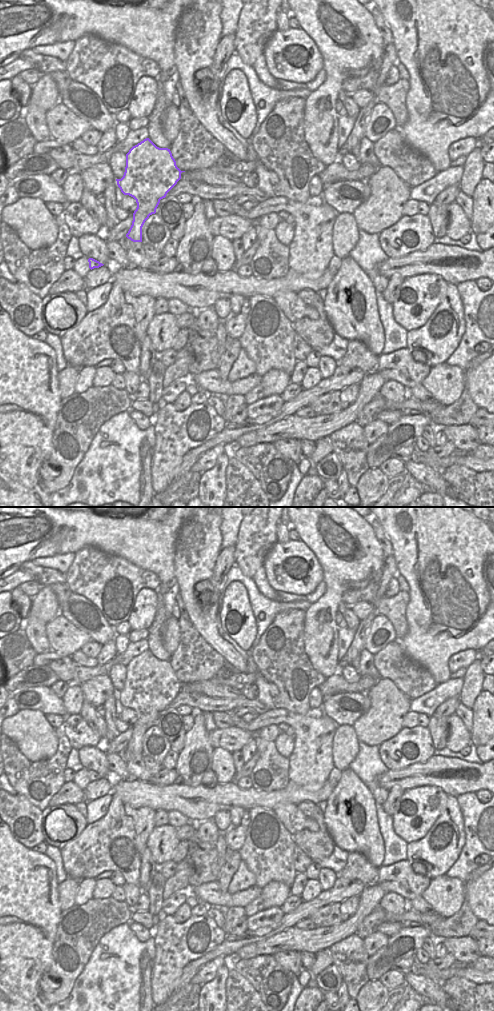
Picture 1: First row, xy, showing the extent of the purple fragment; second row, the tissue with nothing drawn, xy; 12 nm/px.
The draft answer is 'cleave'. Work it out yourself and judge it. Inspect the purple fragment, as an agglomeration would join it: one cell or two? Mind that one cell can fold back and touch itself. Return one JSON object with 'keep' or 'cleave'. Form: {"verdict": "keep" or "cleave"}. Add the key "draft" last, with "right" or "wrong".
{"verdict": "keep", "draft": "wrong"}

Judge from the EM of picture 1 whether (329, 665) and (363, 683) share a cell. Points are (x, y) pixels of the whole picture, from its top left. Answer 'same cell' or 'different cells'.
different cells

